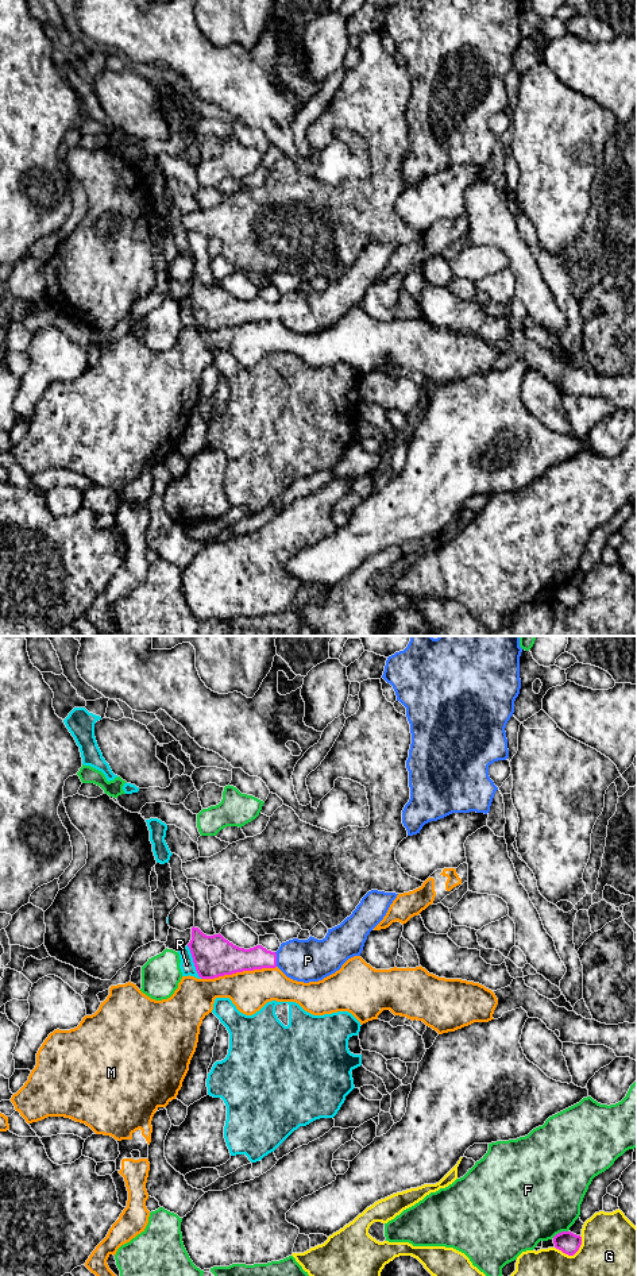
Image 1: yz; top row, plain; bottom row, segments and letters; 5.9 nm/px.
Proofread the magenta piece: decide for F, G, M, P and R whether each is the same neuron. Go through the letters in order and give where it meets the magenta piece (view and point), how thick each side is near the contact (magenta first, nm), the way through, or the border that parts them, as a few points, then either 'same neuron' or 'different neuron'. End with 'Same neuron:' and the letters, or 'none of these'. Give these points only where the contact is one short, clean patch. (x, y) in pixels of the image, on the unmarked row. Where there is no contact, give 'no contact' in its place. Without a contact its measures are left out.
F: contact yz (559, 585); calibres 130 and 500 nm; different neuron
G: contact yz (572, 606); calibres 130 and 500 nm; different neuron
M: contact yz (238, 323); calibres 240 and 240 nm; different neuron
P: contact yz (275, 311); calibres 160 and 260 nm; same neuron
R: contact yz (193, 313); calibres 240 and 90 nm; different neuron
Same neuron: P

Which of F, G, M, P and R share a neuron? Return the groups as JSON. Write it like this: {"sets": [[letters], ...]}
{"sets": [["F"], ["G"], ["M"], ["P"], ["R"]]}

